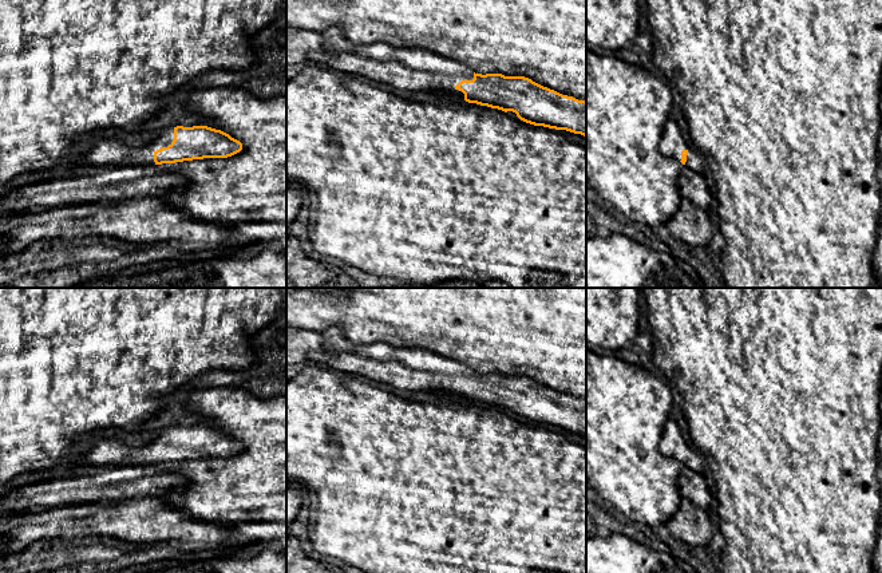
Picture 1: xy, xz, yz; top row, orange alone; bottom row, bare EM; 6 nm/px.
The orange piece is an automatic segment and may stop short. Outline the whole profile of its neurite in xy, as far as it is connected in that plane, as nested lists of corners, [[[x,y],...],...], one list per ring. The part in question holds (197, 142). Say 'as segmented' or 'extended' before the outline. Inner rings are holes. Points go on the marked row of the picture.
extended; [[[177,126],[163,130],[154,141],[141,147],[131,147],[115,137],[98,141],[86,155],[86,161],[94,167],[137,166],[139,162],[145,166],[151,166],[203,158],[228,158],[241,150],[242,143],[221,130],[207,126]]]

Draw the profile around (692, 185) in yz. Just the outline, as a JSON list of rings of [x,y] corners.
[[[683,165],[679,174],[679,187],[683,198],[689,199],[703,210],[708,210],[715,198],[708,190],[708,185],[701,173],[696,173]]]

